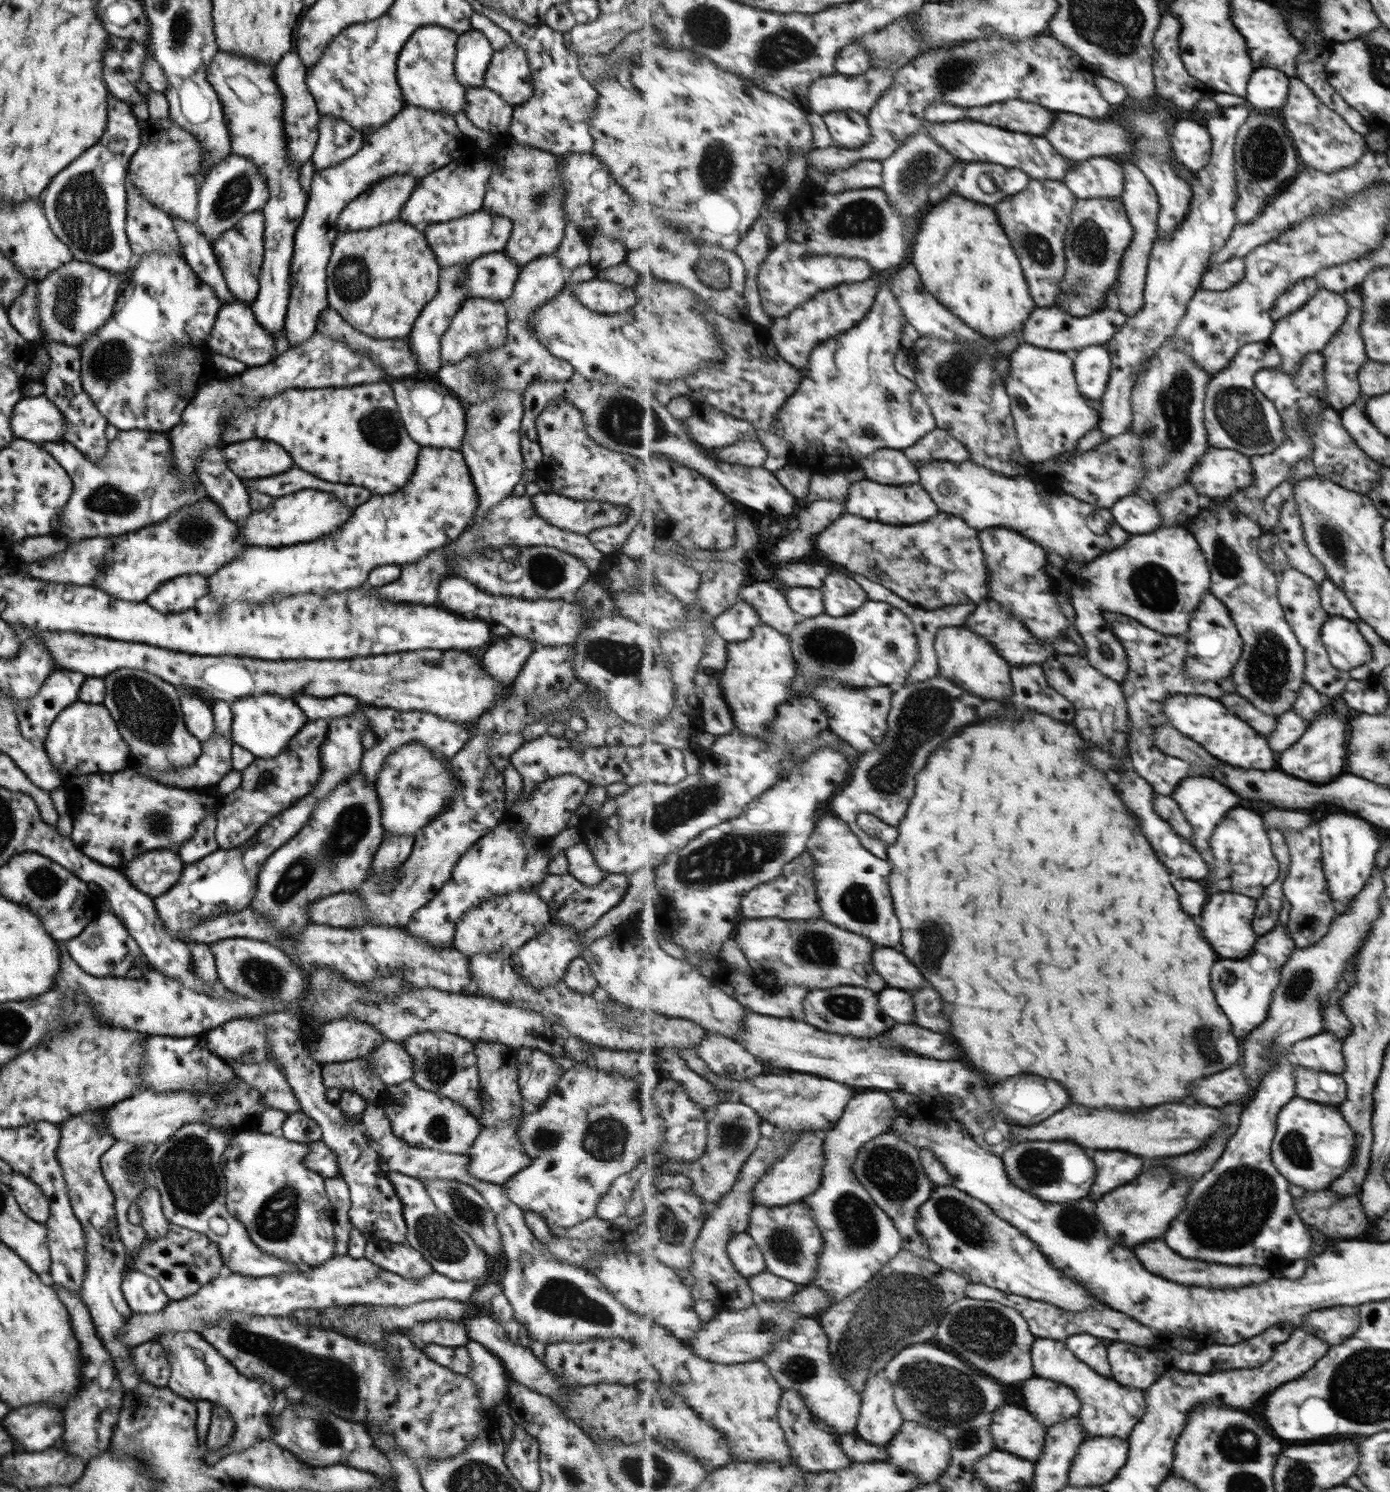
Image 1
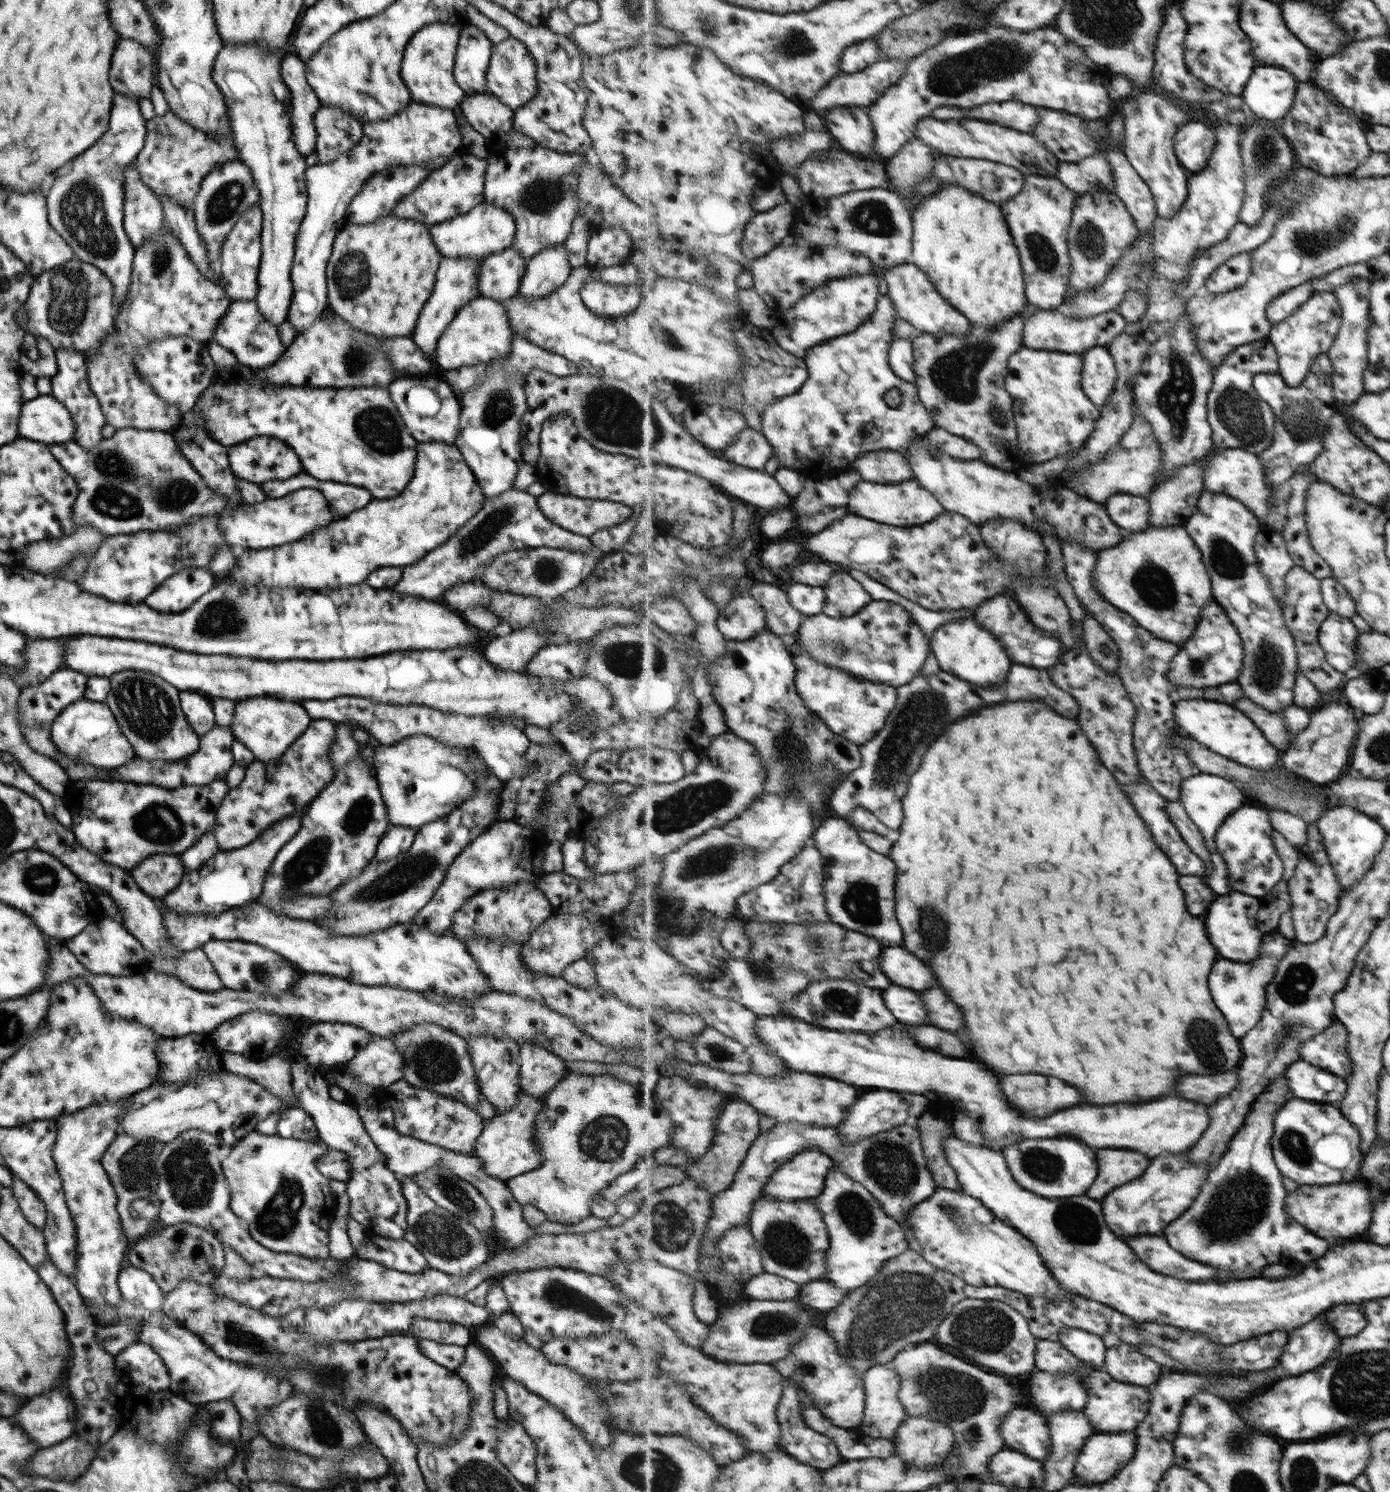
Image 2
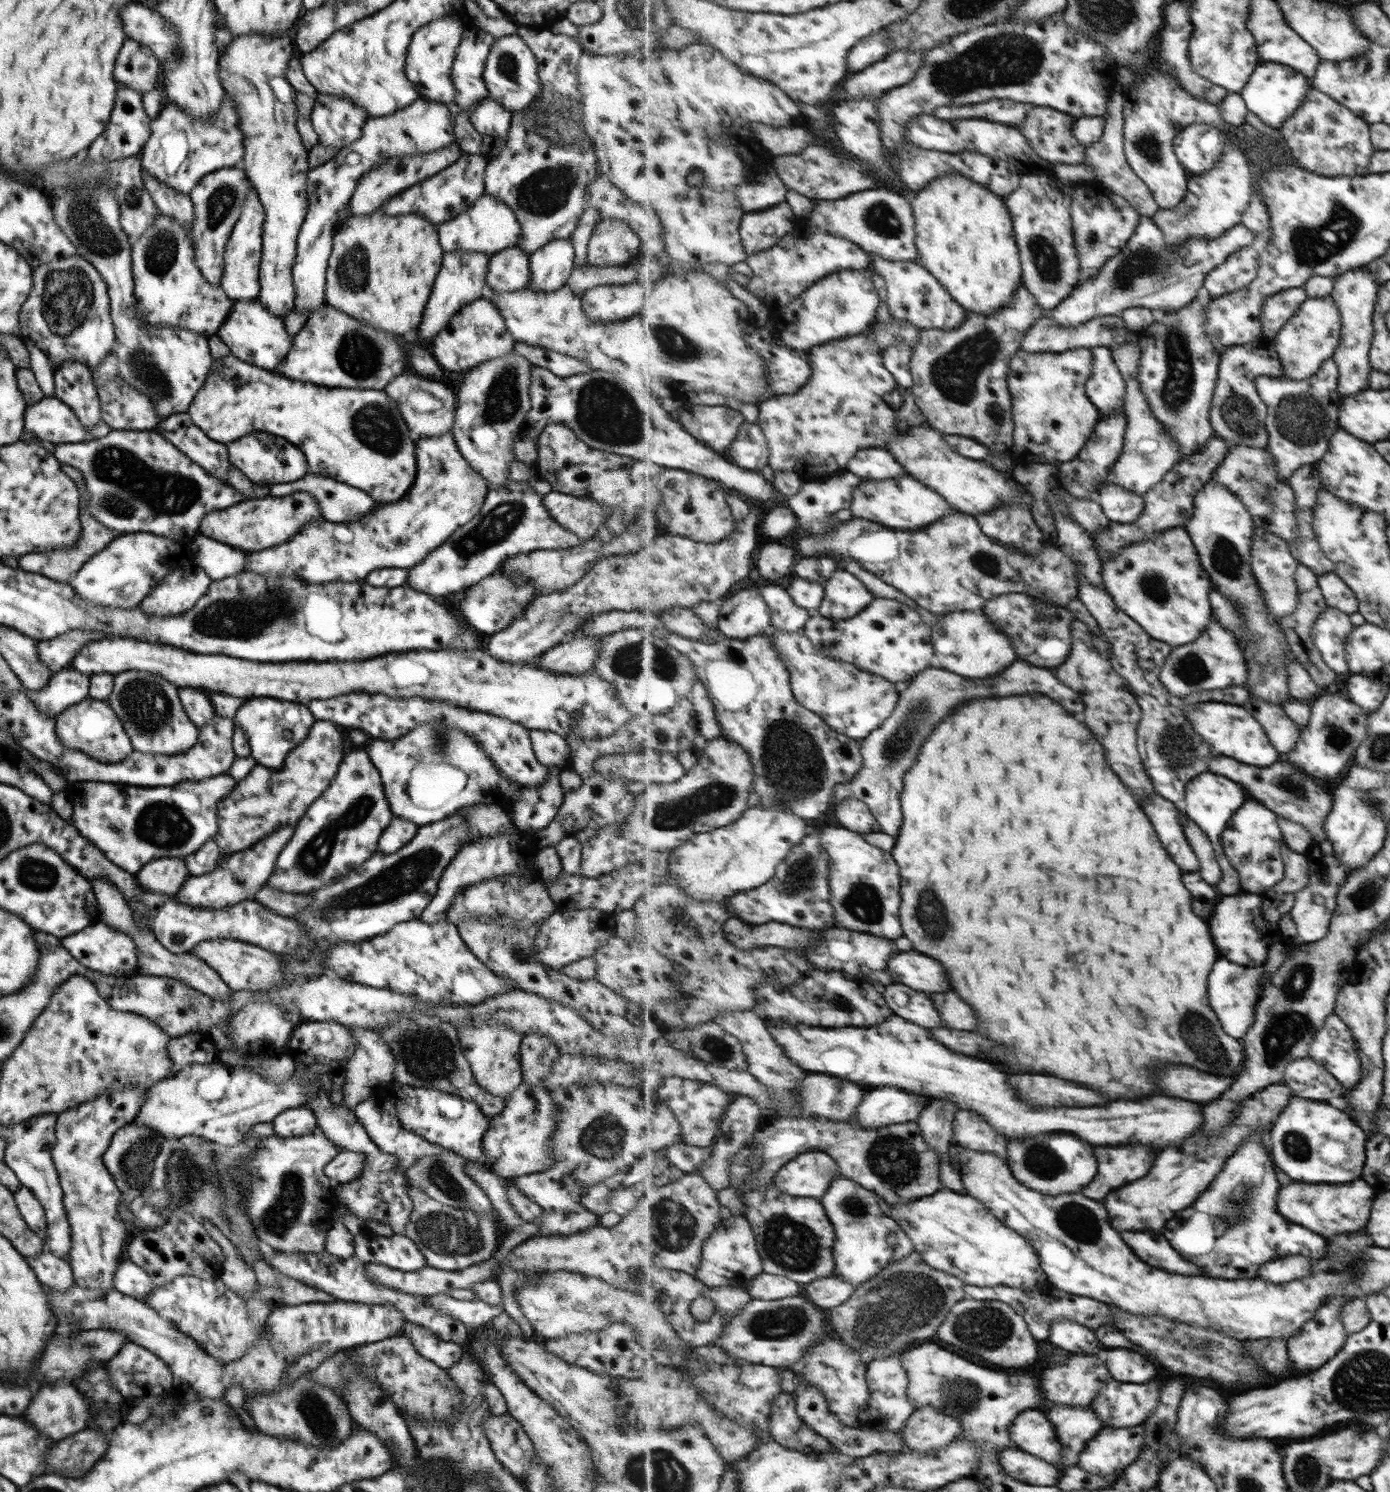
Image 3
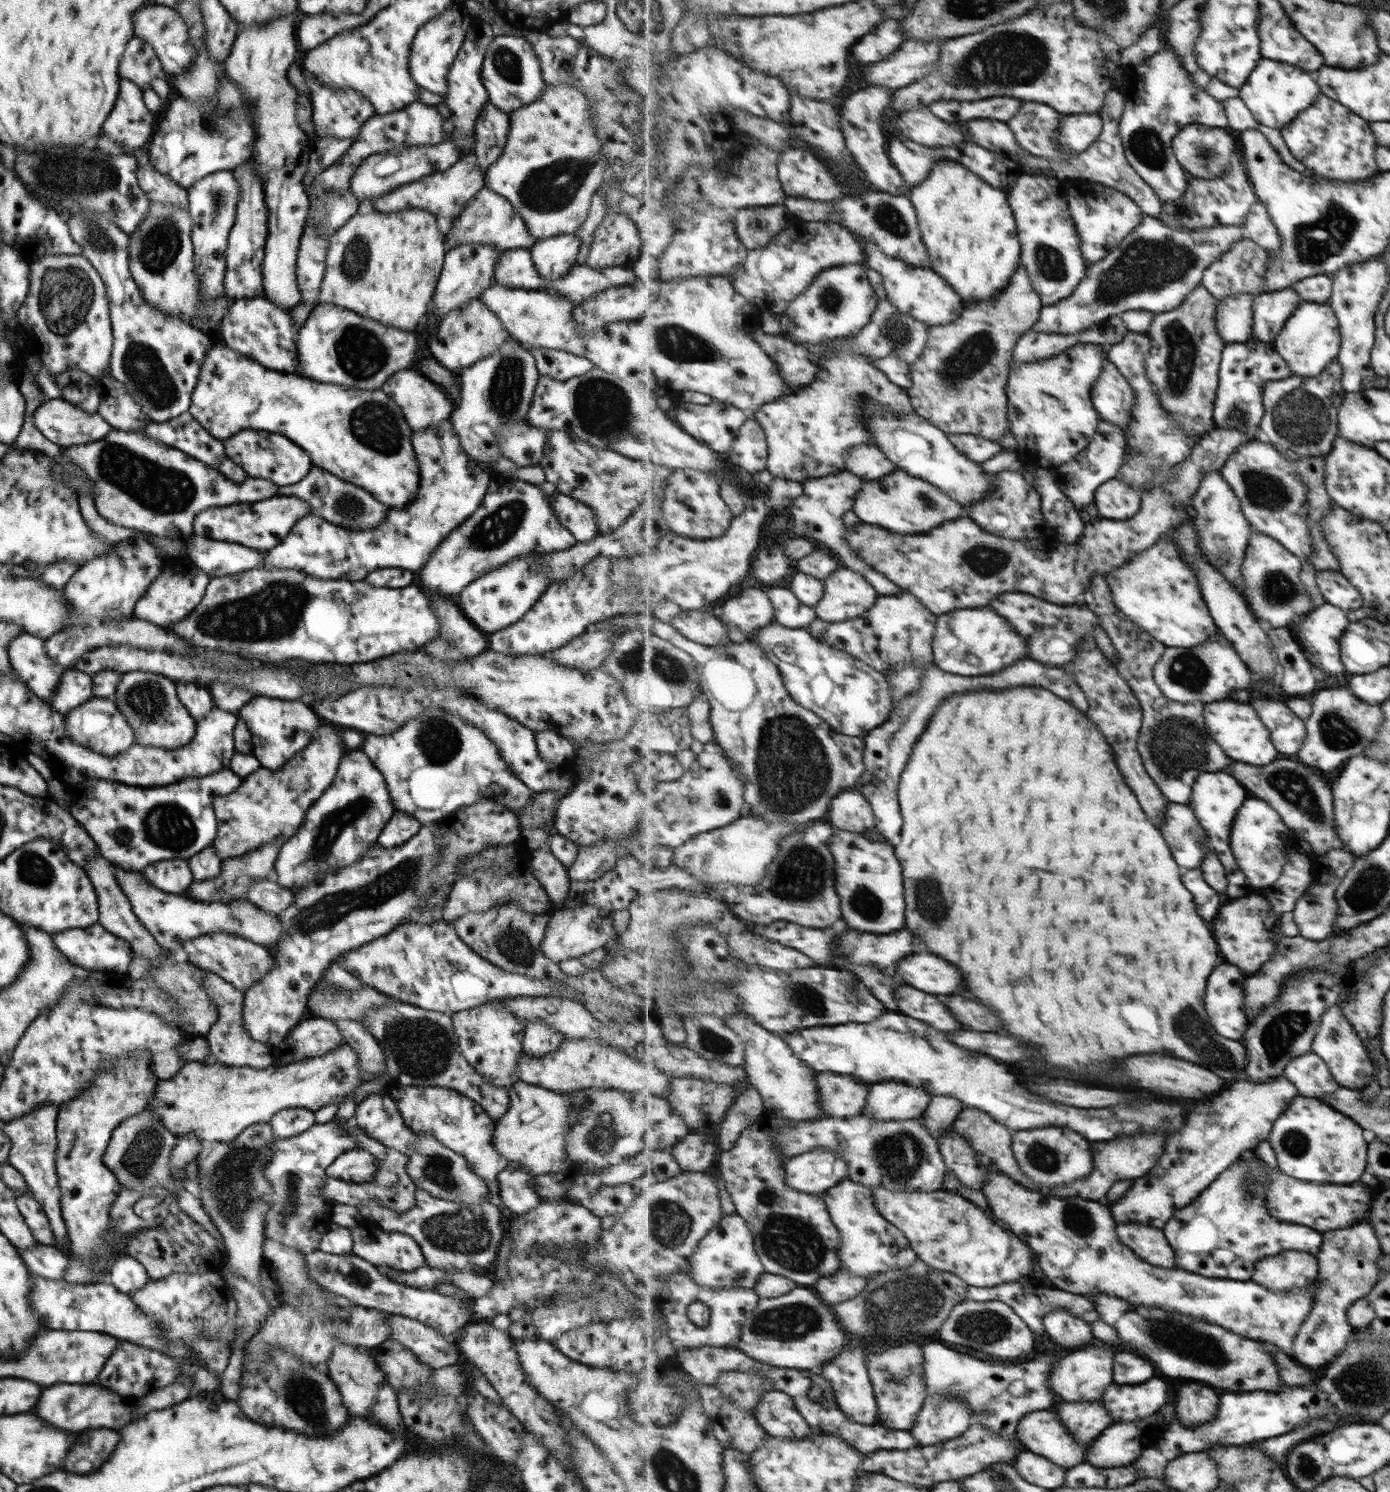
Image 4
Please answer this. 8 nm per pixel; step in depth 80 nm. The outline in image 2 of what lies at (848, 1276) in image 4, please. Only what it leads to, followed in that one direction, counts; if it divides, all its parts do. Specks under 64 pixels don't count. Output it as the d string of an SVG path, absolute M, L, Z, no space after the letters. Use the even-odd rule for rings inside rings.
M819 1279L802 1285L800 1295L796 1300L804 1308L828 1312L837 1308L843 1302L845 1296L847 1296L847 1291L844 1288L835 1286L829 1280Z

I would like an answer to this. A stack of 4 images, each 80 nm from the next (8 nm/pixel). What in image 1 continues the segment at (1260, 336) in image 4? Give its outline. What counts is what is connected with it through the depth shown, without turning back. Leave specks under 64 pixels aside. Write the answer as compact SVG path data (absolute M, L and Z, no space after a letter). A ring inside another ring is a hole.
M1313 277L1303 279L1299 283L1295 283L1293 287L1289 287L1285 294L1278 298L1278 302L1274 304L1273 310L1268 314L1274 317L1276 322L1298 311L1301 307L1305 307L1310 296L1319 289L1319 284Z

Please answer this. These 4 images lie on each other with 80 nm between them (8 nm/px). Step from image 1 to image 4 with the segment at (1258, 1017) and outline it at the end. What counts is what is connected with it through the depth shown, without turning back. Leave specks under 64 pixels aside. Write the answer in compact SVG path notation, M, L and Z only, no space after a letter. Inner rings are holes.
M1229 962L1215 968L1211 974L1211 984L1207 988L1207 1012L1211 1012L1211 1020L1221 1036L1233 1040L1243 1039L1249 1027L1250 1018L1246 1013L1246 990L1244 982L1251 974L1246 974L1238 966Z

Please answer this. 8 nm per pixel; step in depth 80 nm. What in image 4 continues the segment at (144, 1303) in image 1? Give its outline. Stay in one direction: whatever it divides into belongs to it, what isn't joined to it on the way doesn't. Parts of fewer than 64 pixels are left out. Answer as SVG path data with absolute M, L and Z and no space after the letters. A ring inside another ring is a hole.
M118 1255L112 1258L108 1281L123 1294L131 1294L143 1288L150 1278L134 1258Z

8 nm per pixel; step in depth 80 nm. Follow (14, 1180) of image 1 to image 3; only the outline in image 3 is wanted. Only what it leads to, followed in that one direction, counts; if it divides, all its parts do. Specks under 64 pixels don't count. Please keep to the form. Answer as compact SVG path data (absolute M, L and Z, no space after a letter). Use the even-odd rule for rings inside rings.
M20 1186L12 1193L15 1206L22 1220L41 1240L46 1237L46 1221L41 1203L33 1196L33 1193L24 1186Z

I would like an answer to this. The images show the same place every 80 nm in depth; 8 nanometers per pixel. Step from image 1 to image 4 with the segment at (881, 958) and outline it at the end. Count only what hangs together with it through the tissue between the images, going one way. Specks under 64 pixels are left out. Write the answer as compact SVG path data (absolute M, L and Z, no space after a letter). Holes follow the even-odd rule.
M912 954L898 962L896 976L905 984L923 992L941 994L965 994L959 968L947 960L931 954Z

